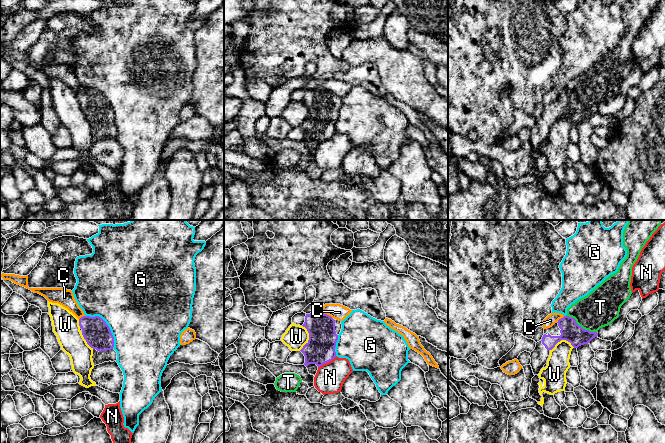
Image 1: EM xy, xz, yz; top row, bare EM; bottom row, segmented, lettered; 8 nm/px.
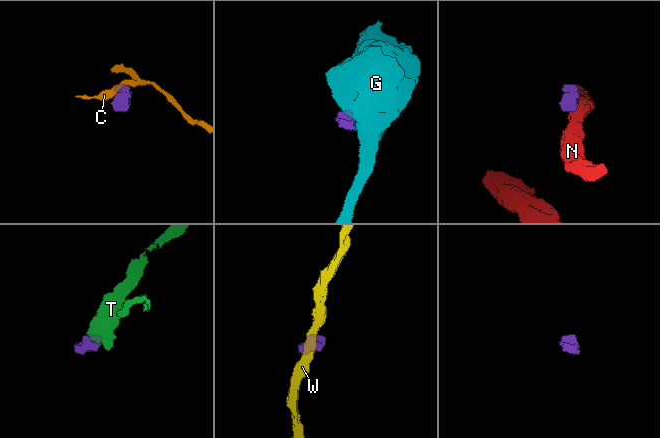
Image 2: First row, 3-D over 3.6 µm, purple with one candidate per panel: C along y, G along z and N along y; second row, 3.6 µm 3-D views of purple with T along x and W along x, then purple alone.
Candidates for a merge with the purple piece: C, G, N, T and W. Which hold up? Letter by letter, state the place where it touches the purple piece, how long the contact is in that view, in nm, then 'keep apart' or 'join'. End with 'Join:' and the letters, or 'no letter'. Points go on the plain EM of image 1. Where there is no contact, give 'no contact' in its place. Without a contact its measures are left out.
C: xz (328, 91) | 90 nm | keep apart
G: xy (107, 101) | 360 nm | keep apart
N: xz (327, 138) | 180 nm | keep apart
T: yz (580, 102) | 280 nm | join
W: xz (309, 114) | 200 nm | keep apart
Join: T

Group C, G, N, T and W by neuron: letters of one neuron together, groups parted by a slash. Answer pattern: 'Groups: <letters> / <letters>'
Groups: C / G / N / T / W

